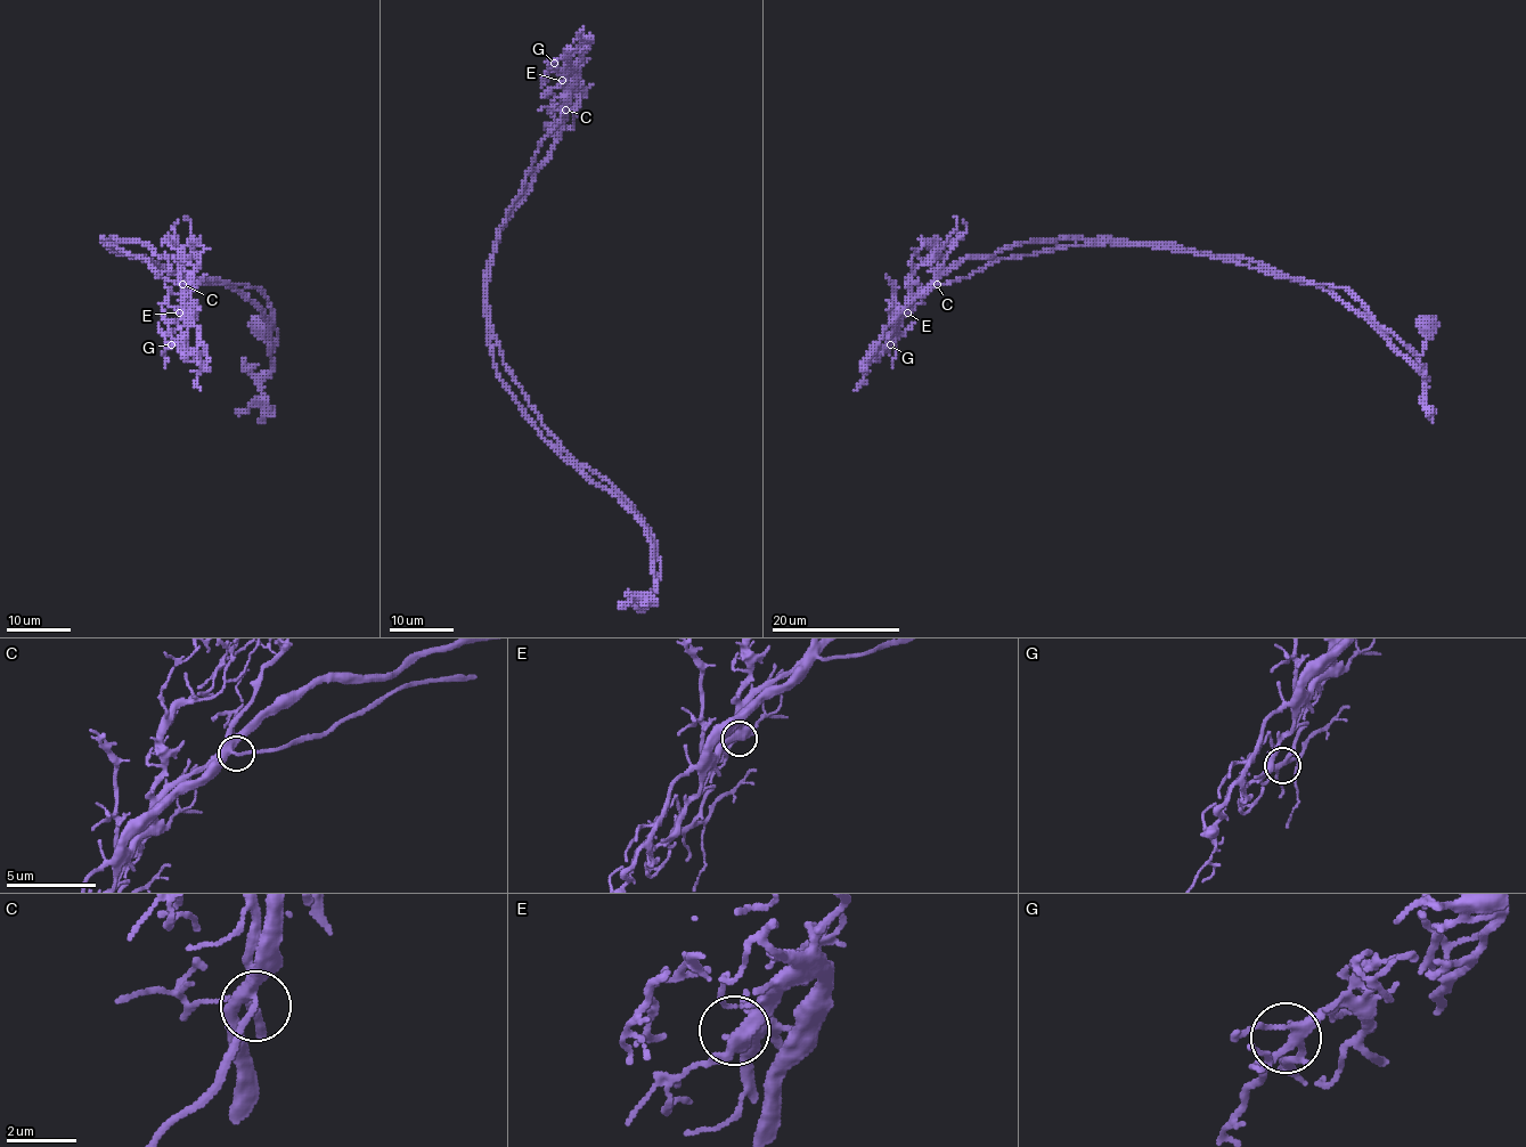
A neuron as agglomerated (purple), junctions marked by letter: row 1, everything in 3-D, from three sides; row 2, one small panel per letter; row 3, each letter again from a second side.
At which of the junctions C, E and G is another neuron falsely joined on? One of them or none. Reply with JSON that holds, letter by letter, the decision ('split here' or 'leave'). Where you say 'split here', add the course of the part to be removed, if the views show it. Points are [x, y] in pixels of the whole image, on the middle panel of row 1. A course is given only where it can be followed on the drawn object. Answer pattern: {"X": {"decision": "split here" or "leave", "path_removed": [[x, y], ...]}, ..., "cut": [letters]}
{"C": {"decision": "leave"}, "E": {"decision": "leave"}, "G": {"decision": "leave"}, "cut": []}

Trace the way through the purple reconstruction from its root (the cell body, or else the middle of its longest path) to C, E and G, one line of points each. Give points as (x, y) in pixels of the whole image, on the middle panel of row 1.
C: (497, 339), (488, 303), (488, 276), (497, 232), (523, 186), (539, 143), (565, 110)
E: (497, 339), (488, 303), (491, 258), (497, 232), (523, 186), (539, 143), (565, 110), (565, 82), (562, 80)
G: (497, 339), (488, 303), (491, 258), (539, 143), (565, 110), (566, 75), (554, 63)

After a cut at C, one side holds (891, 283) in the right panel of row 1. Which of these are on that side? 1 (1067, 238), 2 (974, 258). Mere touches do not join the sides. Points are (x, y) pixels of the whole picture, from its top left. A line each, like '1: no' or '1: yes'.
1: yes
2: yes

